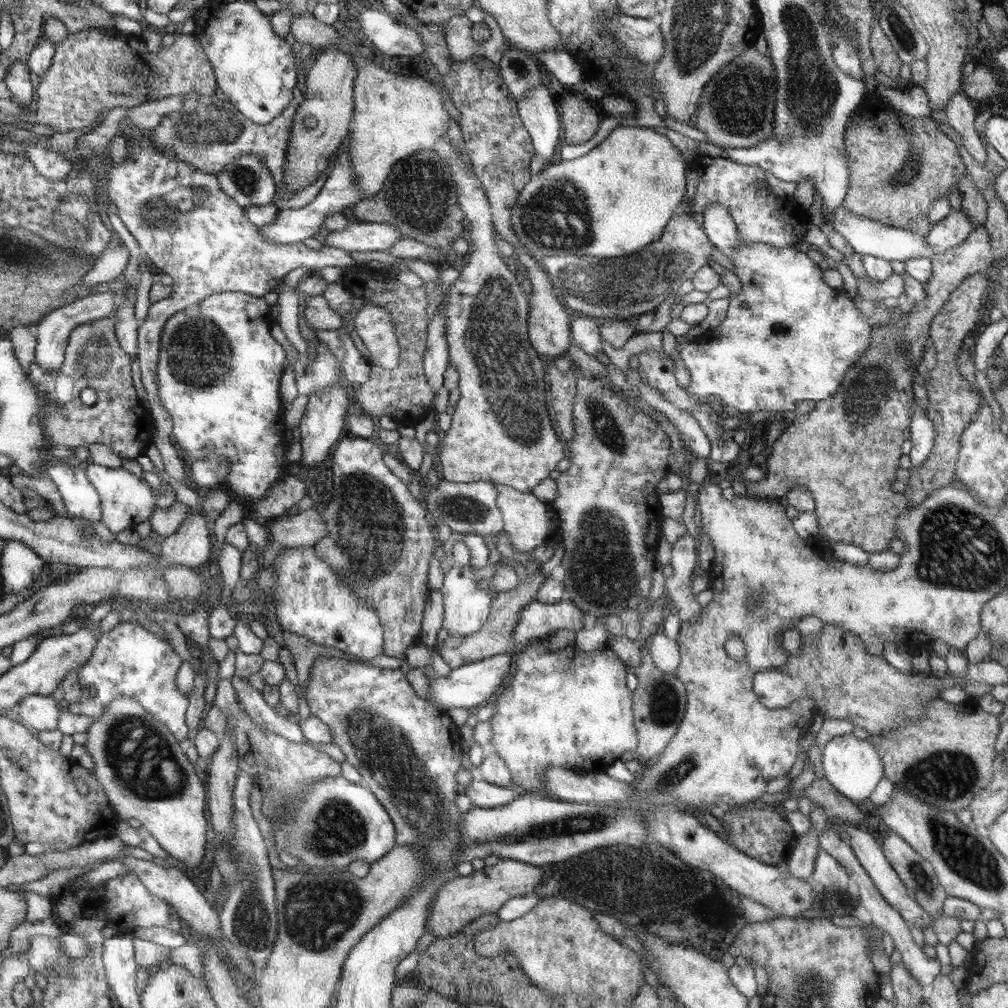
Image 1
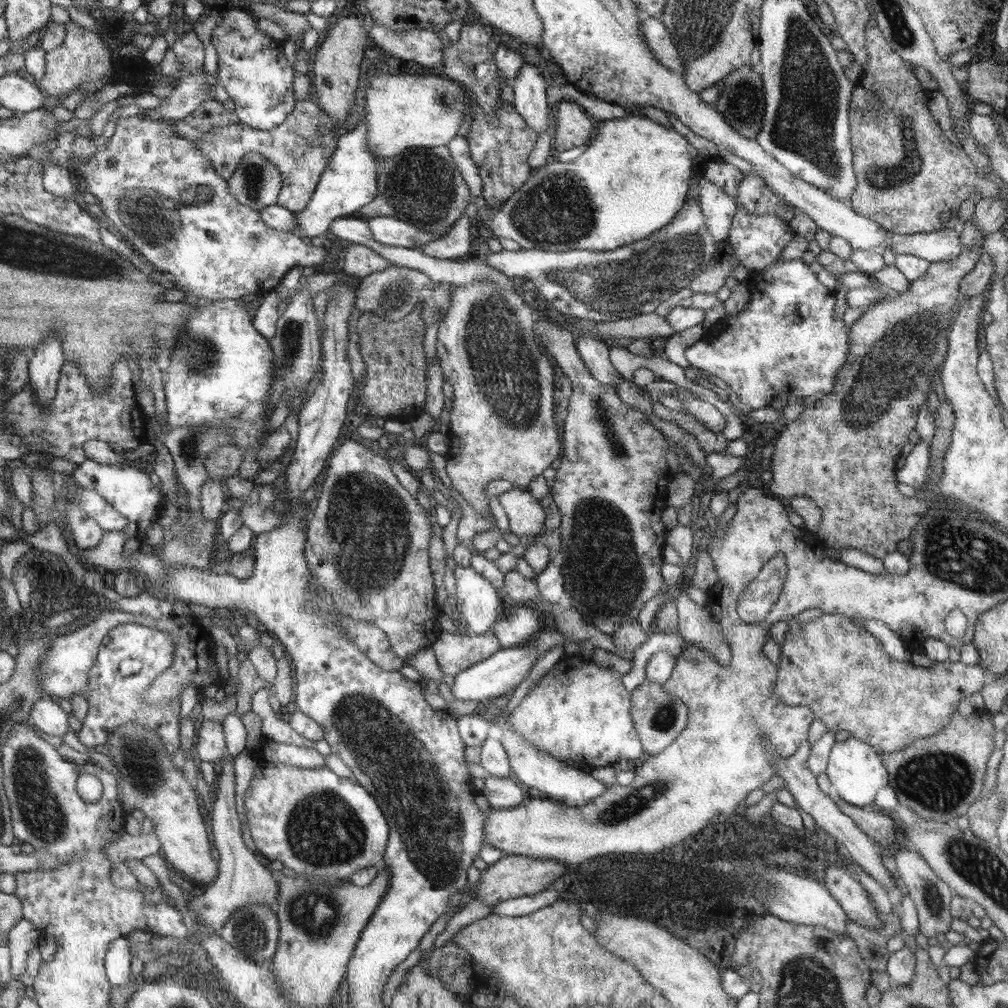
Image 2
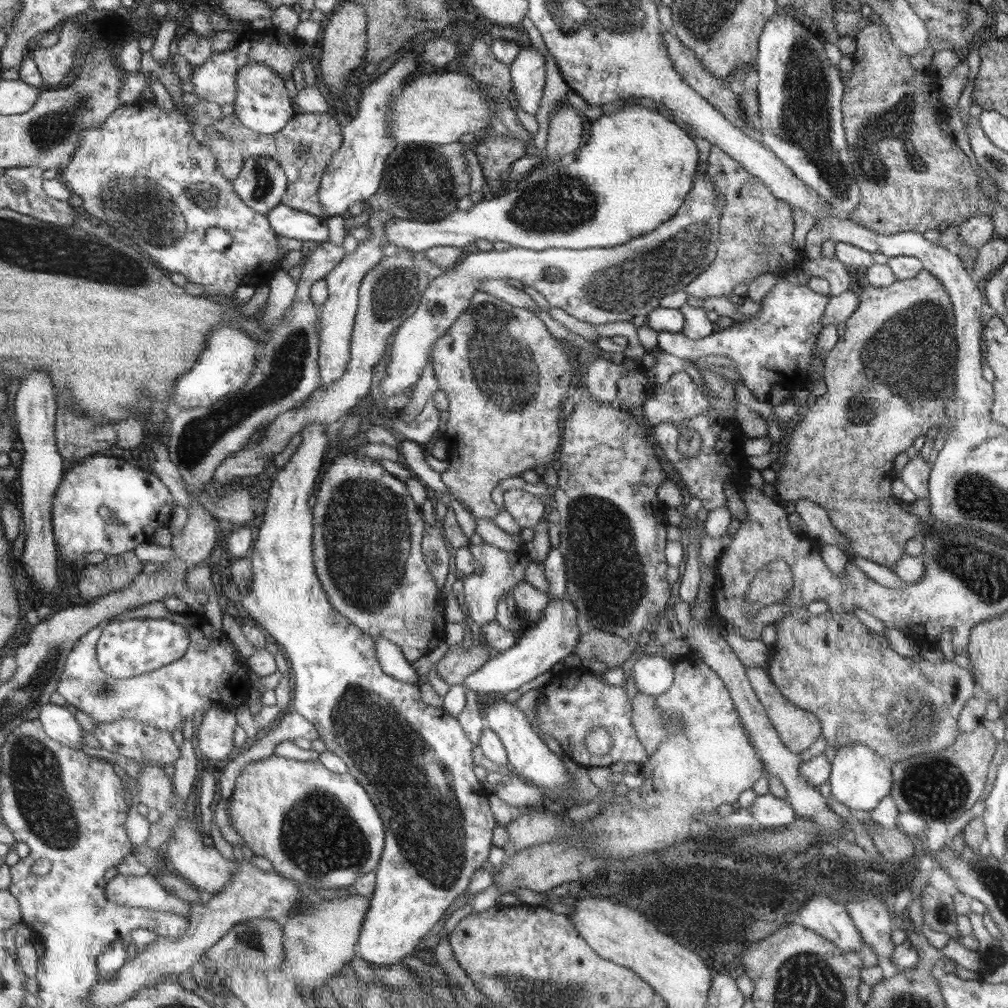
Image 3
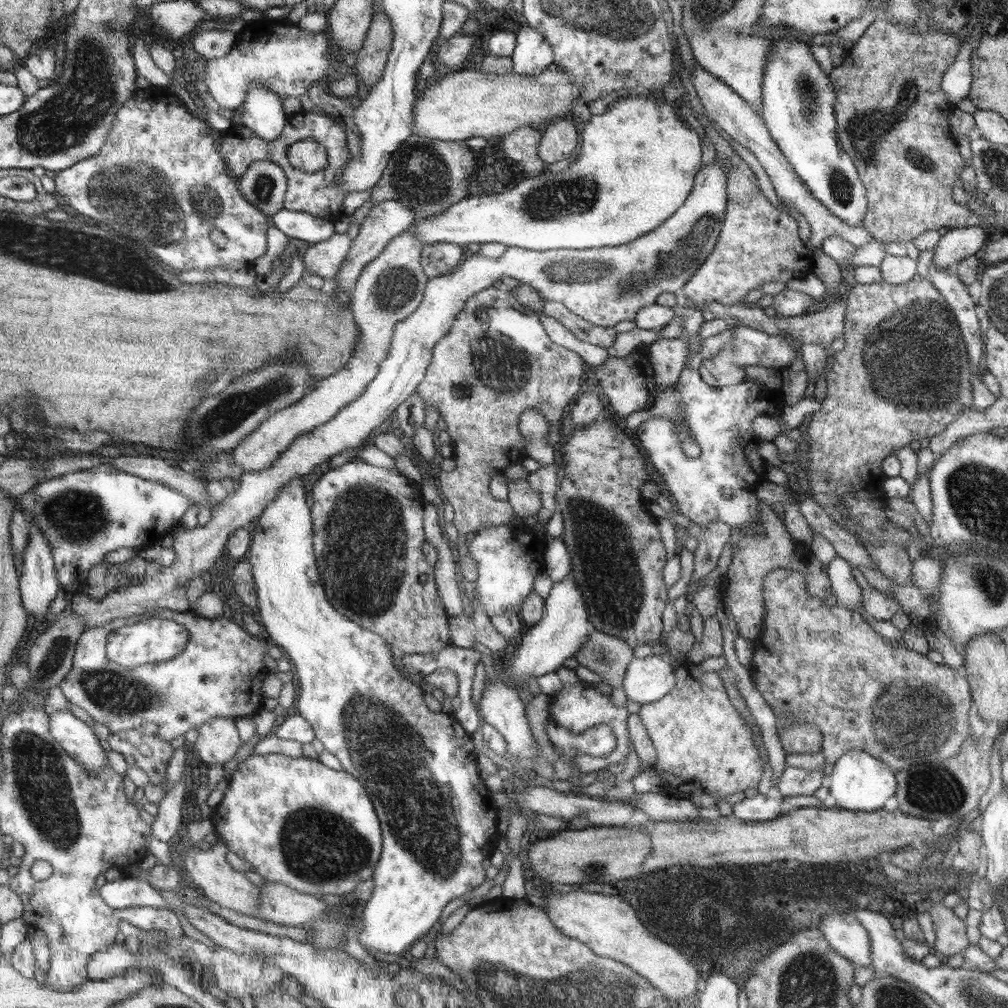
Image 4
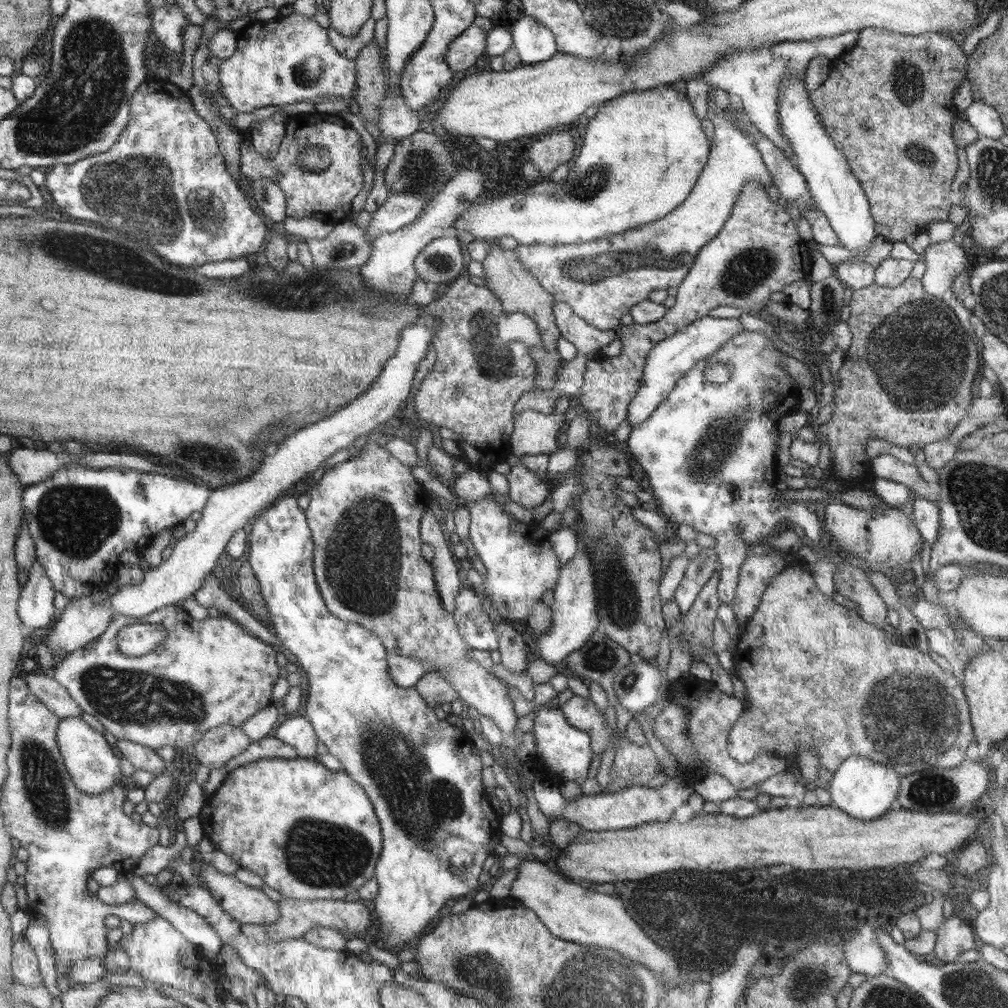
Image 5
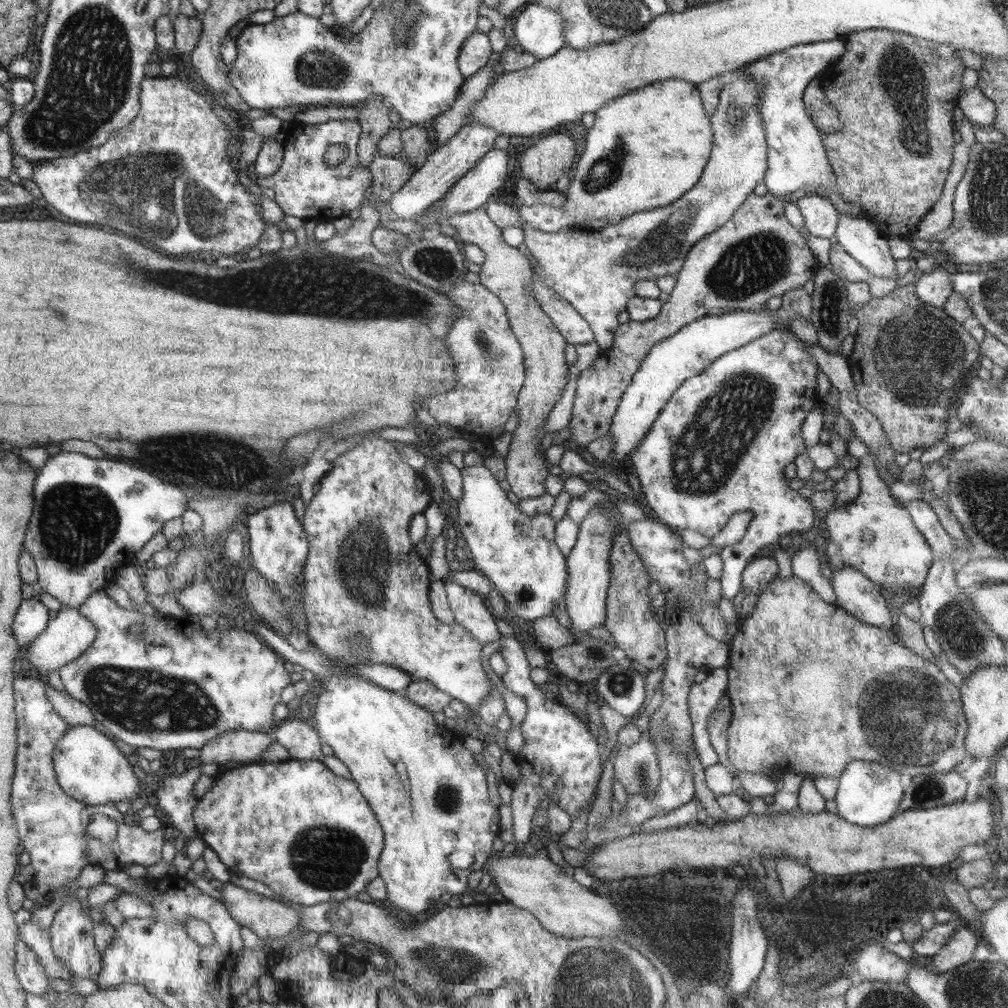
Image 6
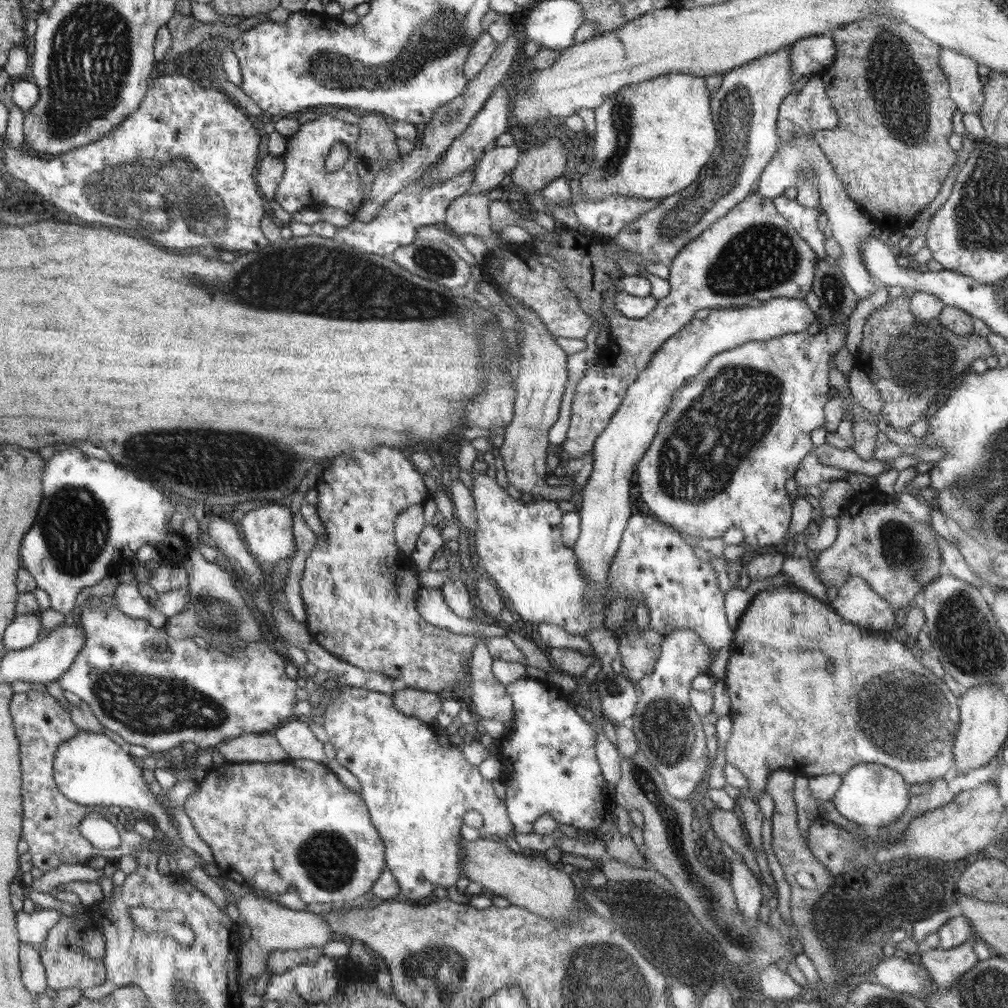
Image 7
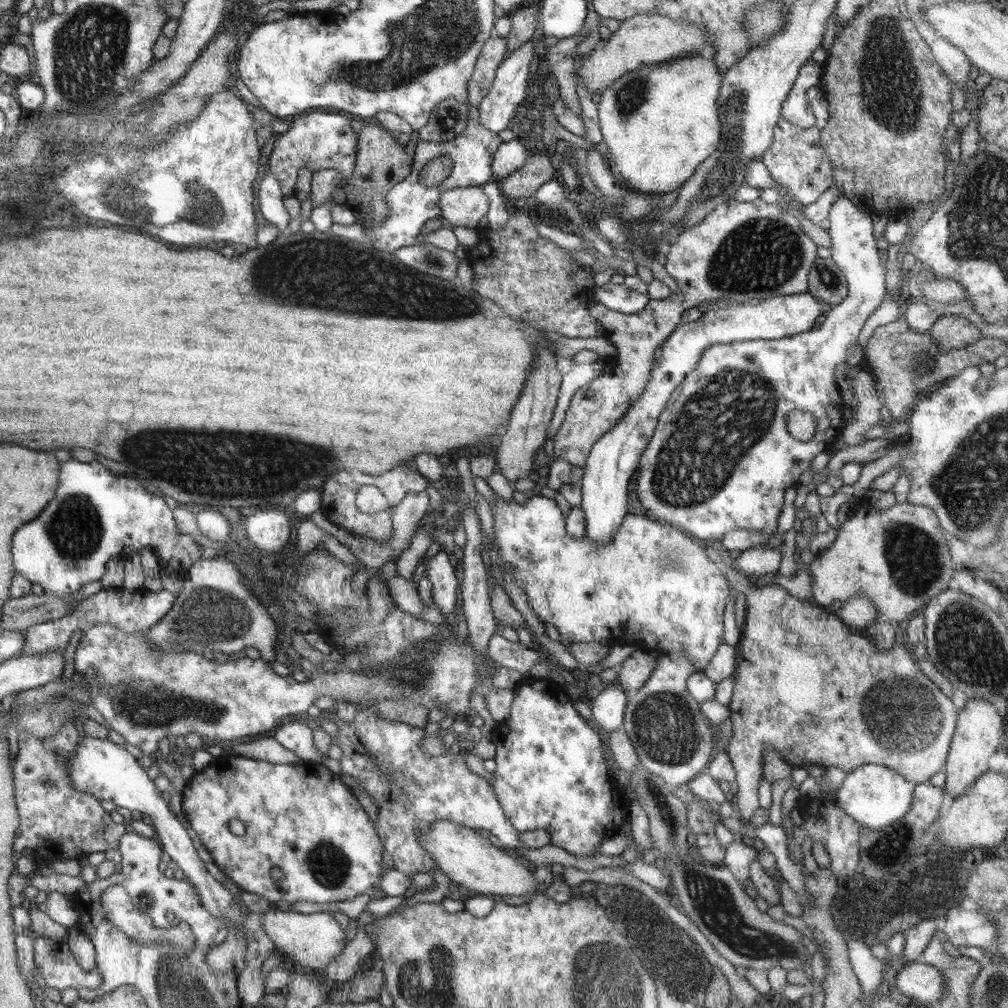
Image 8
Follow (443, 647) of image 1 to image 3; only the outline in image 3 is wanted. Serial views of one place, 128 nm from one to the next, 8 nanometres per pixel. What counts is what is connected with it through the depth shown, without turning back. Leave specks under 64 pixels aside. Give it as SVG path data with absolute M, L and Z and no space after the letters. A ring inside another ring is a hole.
M477 641L468 648L464 647L463 643L448 645L446 653L440 657L435 669L448 686L452 687L452 685L462 684L468 675L486 663L488 656L490 656L488 648Z

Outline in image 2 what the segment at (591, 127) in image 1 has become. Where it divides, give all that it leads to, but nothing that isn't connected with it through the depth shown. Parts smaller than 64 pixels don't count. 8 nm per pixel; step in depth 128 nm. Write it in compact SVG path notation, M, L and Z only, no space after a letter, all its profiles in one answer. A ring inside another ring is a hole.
M560 100L554 107L556 117L556 153L578 148L588 141L594 124L577 102Z

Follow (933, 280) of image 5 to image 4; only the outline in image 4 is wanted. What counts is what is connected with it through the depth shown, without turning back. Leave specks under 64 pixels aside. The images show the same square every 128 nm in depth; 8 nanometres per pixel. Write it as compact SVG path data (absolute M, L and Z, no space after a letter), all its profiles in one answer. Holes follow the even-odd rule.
M971 226L949 229L940 237L934 247L934 267L952 267L964 257L976 255L984 246L988 237L992 237L985 227Z

